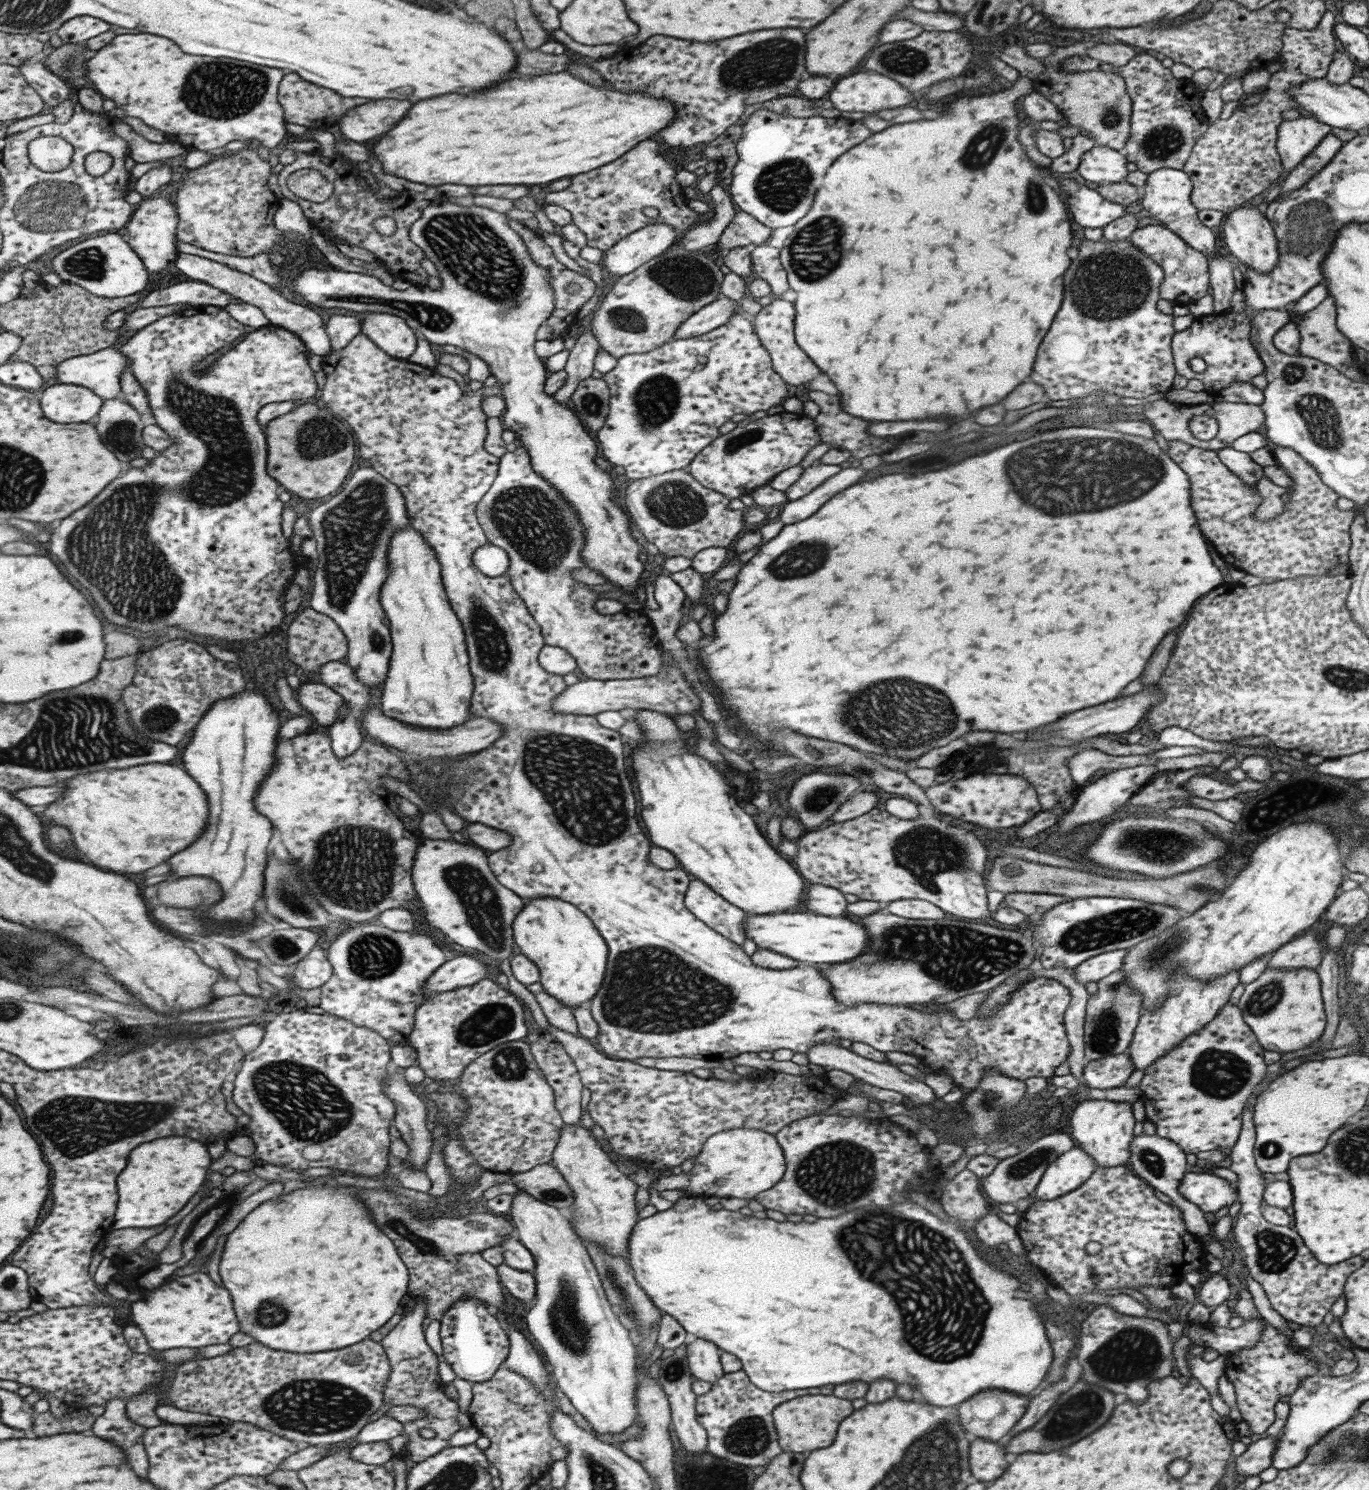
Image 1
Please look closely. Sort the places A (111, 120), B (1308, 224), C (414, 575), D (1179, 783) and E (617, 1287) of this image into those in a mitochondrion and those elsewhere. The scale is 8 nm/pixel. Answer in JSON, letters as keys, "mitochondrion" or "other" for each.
{"A":"other","B":"mitochondrion","C":"other","D":"other","E":"mitochondrion"}

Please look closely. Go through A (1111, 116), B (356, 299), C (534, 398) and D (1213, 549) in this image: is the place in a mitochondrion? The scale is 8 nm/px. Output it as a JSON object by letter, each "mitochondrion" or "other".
{"A":"mitochondrion","B":"other","C":"other","D":"other"}

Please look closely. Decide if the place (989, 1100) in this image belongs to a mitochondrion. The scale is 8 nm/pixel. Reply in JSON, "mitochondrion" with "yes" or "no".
{"mitochondrion":"yes"}

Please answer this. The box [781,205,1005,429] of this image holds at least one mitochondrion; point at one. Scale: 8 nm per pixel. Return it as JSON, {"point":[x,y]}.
{"point":[816,252]}

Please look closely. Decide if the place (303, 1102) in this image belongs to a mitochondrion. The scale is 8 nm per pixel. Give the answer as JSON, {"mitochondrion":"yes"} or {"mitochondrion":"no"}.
{"mitochondrion":"yes"}

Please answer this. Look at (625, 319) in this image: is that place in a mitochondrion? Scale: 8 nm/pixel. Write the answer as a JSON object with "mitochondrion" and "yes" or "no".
{"mitochondrion":"yes"}

